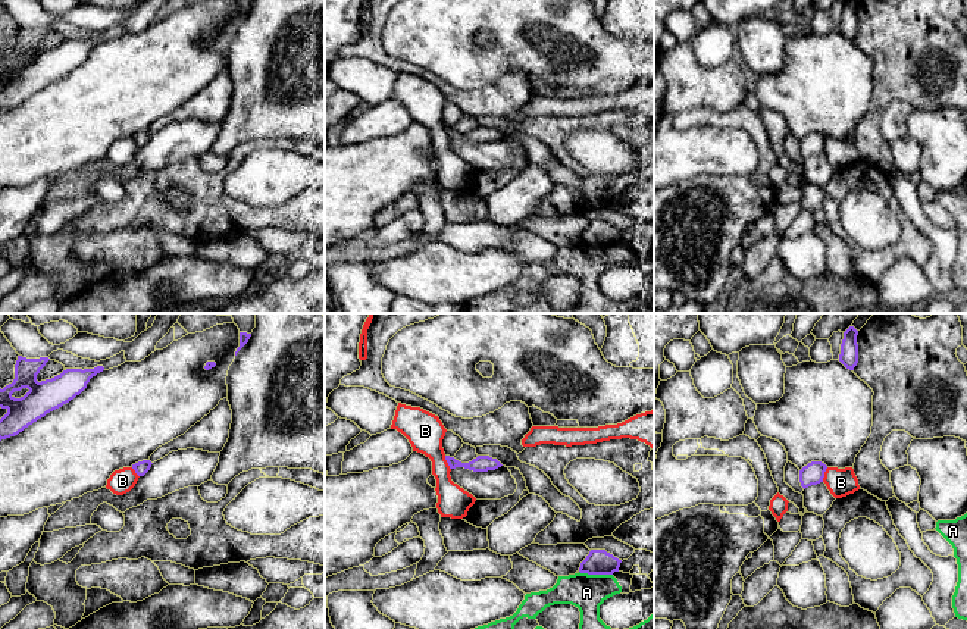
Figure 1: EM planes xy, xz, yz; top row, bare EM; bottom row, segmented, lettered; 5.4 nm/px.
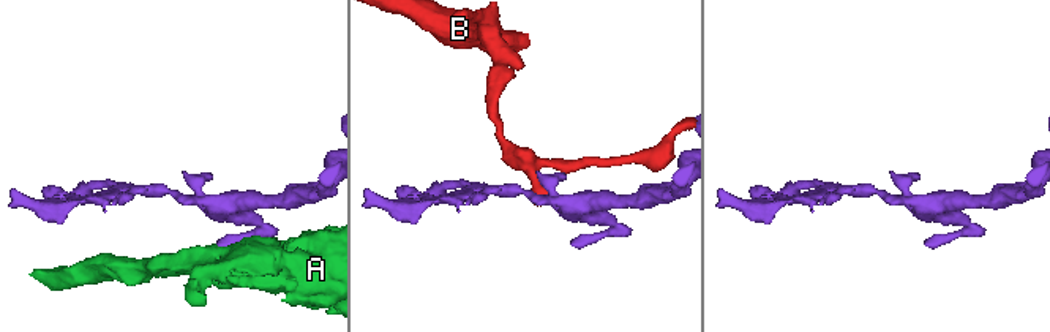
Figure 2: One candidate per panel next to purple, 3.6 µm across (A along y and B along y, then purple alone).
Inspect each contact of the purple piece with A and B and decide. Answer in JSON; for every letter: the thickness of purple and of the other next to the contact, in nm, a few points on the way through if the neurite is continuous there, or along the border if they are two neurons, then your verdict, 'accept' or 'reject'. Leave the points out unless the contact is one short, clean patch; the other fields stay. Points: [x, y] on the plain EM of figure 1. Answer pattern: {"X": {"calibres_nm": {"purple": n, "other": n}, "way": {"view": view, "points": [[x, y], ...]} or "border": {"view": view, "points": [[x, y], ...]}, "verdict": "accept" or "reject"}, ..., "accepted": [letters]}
{"A": {"calibres_nm": {"purple": 140, "other": 200}, "verdict": "reject"}, "B": {"calibres_nm": {"purple": 120, "other": 160}, "verdict": "reject"}, "accepted": []}

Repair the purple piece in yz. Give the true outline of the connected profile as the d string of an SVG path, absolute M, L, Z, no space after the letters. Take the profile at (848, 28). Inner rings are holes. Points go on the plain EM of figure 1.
M846 0L844 3L844 10L841 15L839 32L849 41L854 41L854 38L858 34L857 6L858 6L857 0Z

